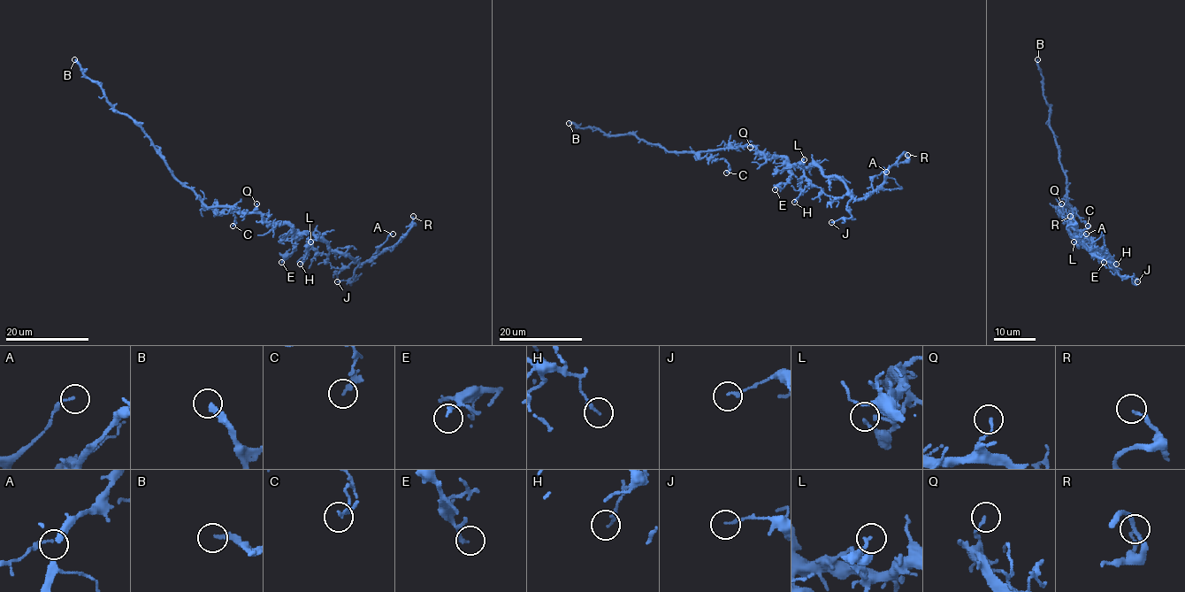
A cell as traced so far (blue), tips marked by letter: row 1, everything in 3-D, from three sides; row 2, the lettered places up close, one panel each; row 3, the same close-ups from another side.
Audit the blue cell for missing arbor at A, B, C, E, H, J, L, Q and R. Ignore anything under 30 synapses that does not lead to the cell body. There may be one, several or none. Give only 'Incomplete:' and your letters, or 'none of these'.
Incomplete: B

